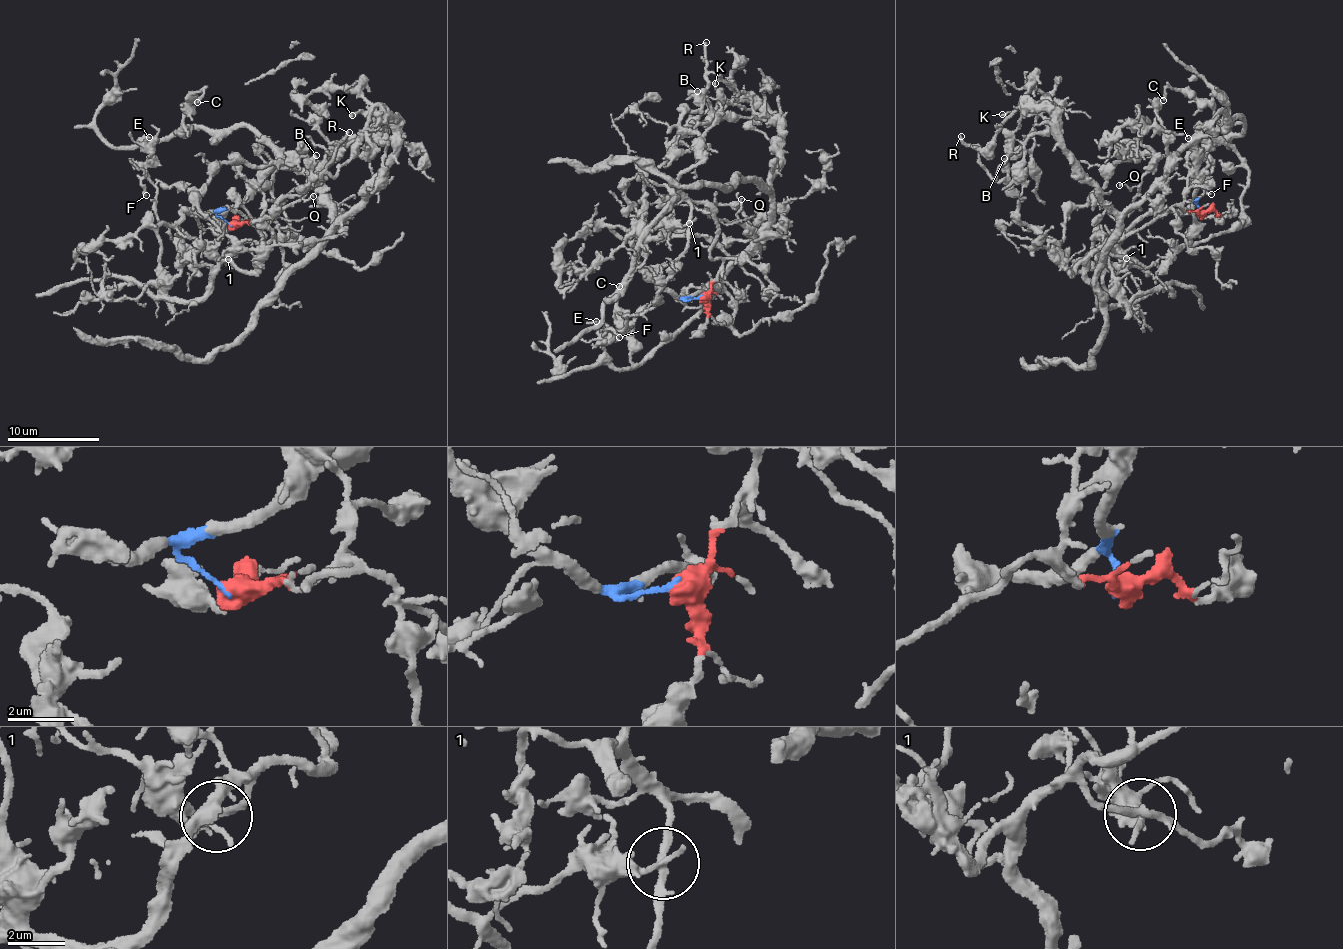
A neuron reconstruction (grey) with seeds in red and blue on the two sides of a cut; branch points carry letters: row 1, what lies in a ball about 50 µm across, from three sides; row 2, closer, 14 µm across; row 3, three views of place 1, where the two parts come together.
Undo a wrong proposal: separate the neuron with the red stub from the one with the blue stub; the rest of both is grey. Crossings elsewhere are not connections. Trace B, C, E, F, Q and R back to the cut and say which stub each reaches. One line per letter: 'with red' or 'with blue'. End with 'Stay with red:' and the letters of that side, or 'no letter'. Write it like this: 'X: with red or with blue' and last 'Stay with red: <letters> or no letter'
B: with red
C: with blue
E: with blue
F: with red
Q: with red
R: with red
Stay with red: B, F, Q, R

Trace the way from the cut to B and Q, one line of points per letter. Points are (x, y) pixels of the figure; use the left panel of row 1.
B: (230, 224), (266, 216), (259, 244), (228, 256), (255, 268), (273, 238), (262, 222), (316, 155)
Q: (230, 224), (266, 216), (253, 224), (264, 238), (261, 226), (266, 220), (302, 198), (313, 196)

